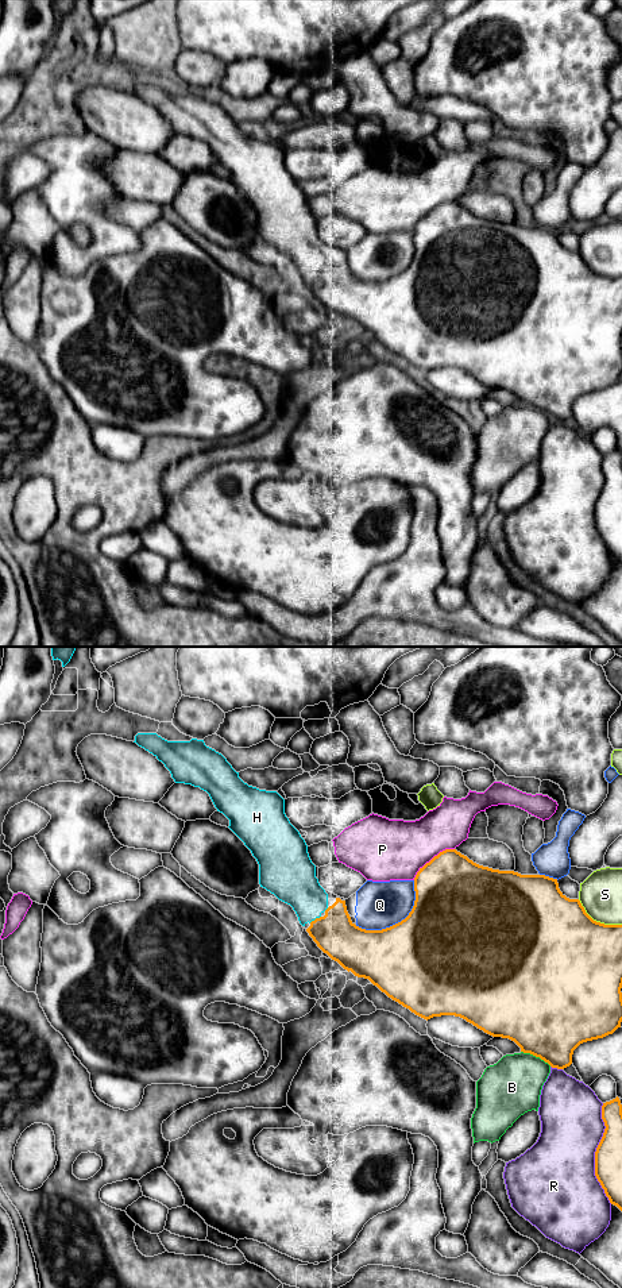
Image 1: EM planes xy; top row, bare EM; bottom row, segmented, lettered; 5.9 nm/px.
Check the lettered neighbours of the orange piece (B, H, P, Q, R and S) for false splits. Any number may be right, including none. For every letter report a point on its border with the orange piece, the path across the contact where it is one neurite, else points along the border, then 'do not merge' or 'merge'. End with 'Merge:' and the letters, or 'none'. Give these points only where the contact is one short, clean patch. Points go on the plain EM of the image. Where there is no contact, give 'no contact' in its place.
B: xy (536, 408) | do not merge
H: xy (316, 270) | merge
P: xy (433, 209) | do not merge
Q: xy (398, 274) | do not merge
R: xy (595, 505) | do not merge
S: xy (598, 274) | do not merge
Merge: H

